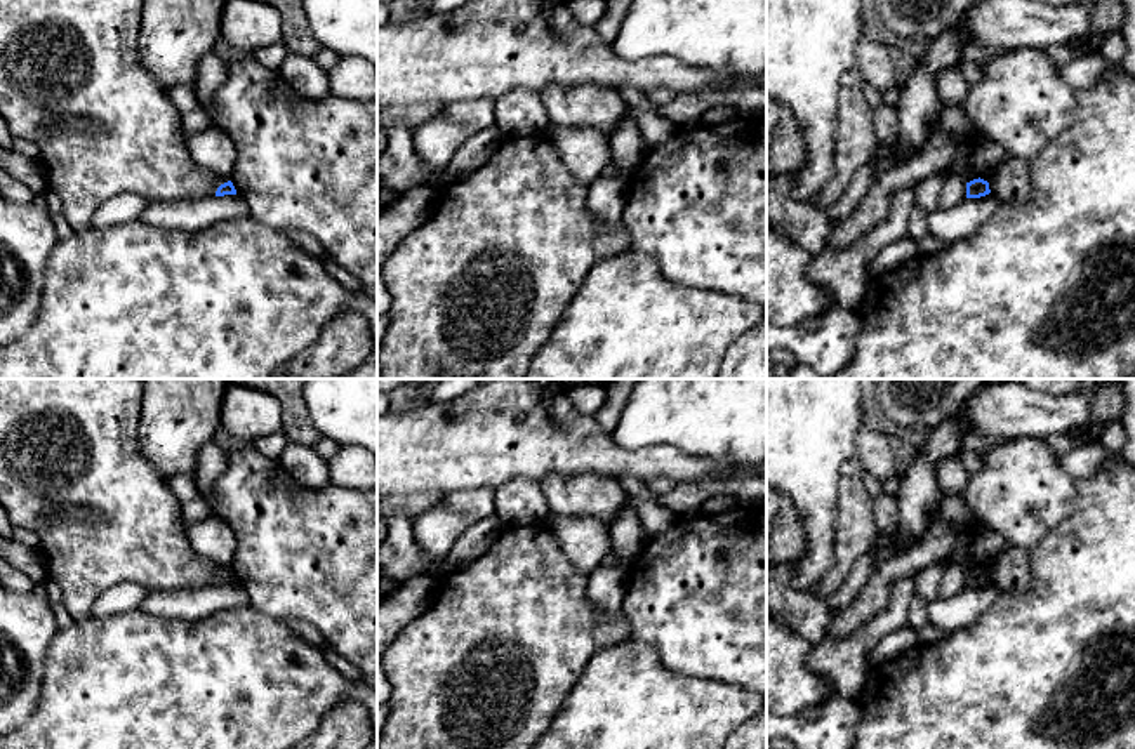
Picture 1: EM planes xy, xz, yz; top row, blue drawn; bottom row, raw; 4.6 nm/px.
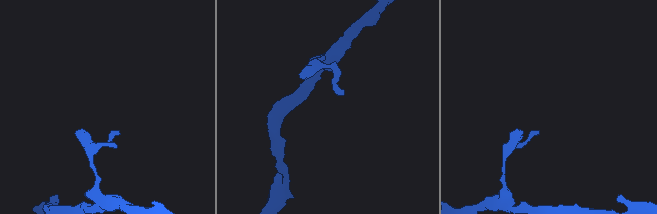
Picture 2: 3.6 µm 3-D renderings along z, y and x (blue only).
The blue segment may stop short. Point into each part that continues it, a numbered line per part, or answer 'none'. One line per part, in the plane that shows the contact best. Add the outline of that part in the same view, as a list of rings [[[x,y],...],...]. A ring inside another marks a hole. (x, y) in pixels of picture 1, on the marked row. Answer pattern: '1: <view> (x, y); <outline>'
none

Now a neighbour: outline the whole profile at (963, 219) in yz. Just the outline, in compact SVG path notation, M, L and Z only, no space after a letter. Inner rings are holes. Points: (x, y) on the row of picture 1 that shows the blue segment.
M992 193L980 198L965 198L951 209L935 209L928 212L928 233L952 243L972 236L982 224L986 224L999 202Z

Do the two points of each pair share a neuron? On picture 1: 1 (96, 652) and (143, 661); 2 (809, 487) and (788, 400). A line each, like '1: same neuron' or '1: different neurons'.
1: same neuron
2: same neuron

